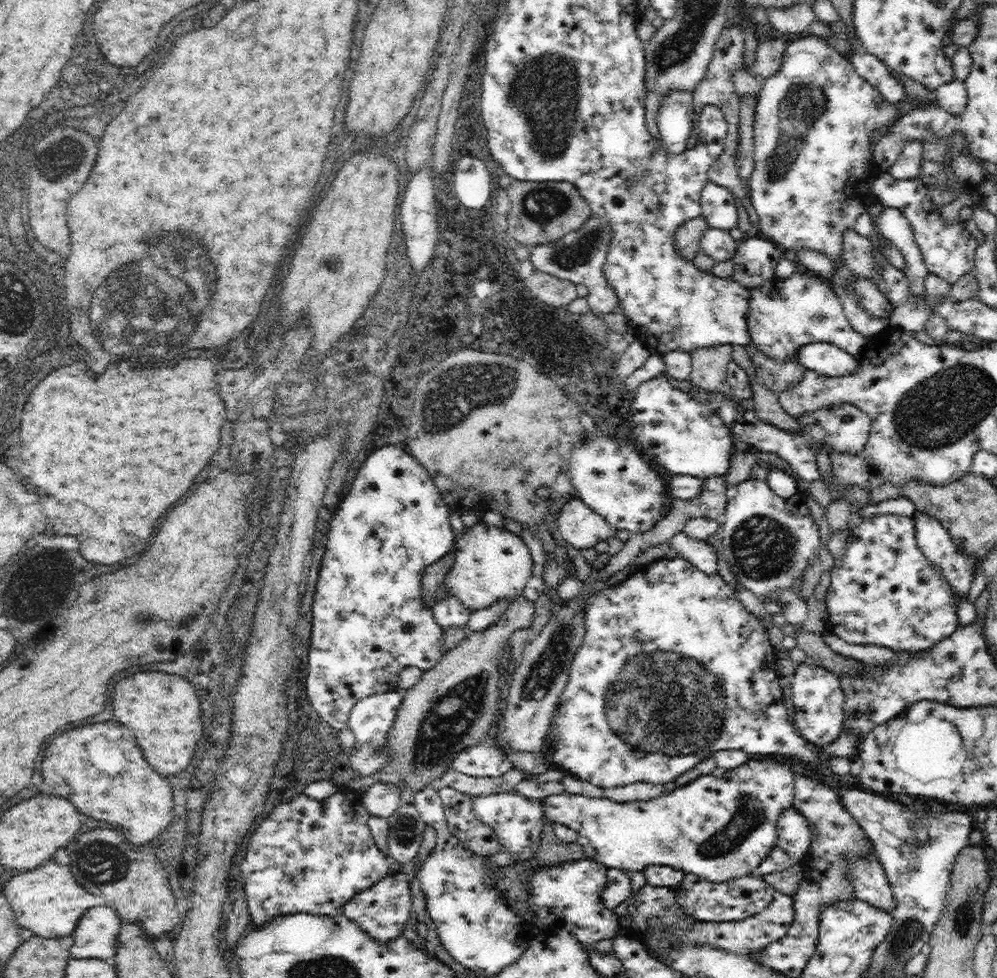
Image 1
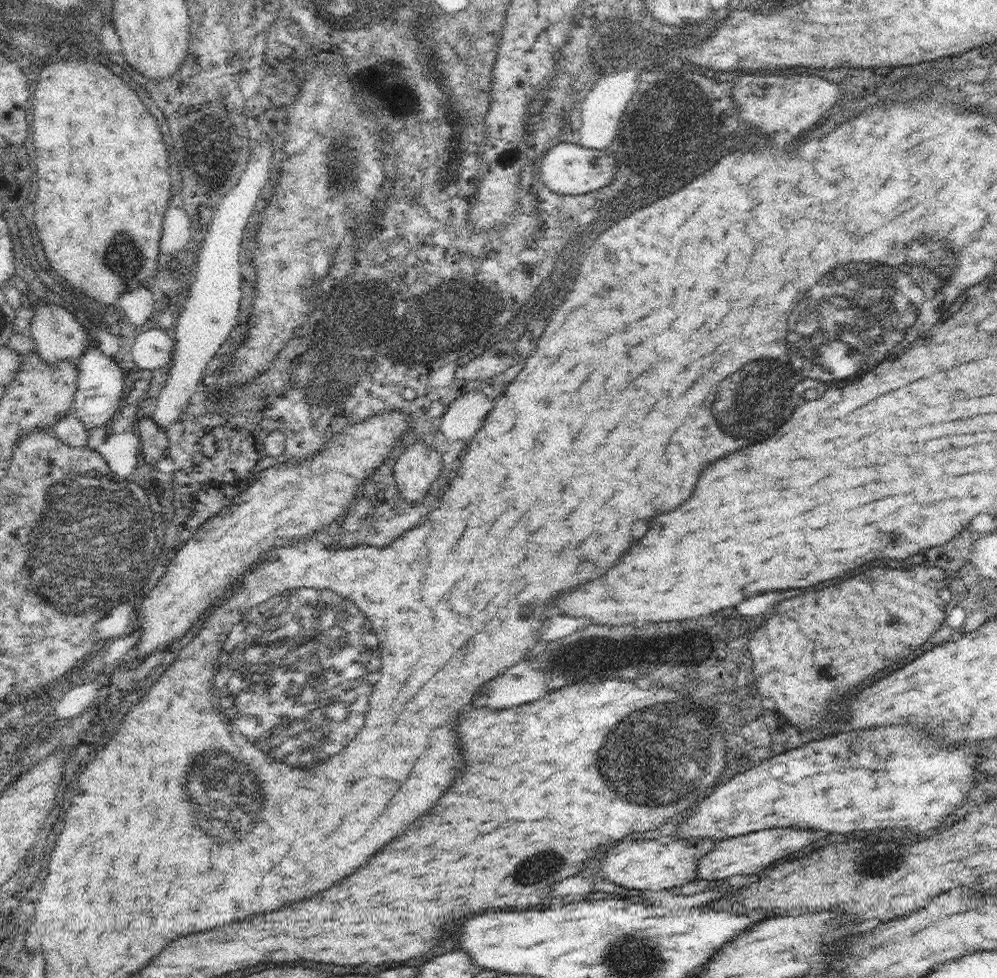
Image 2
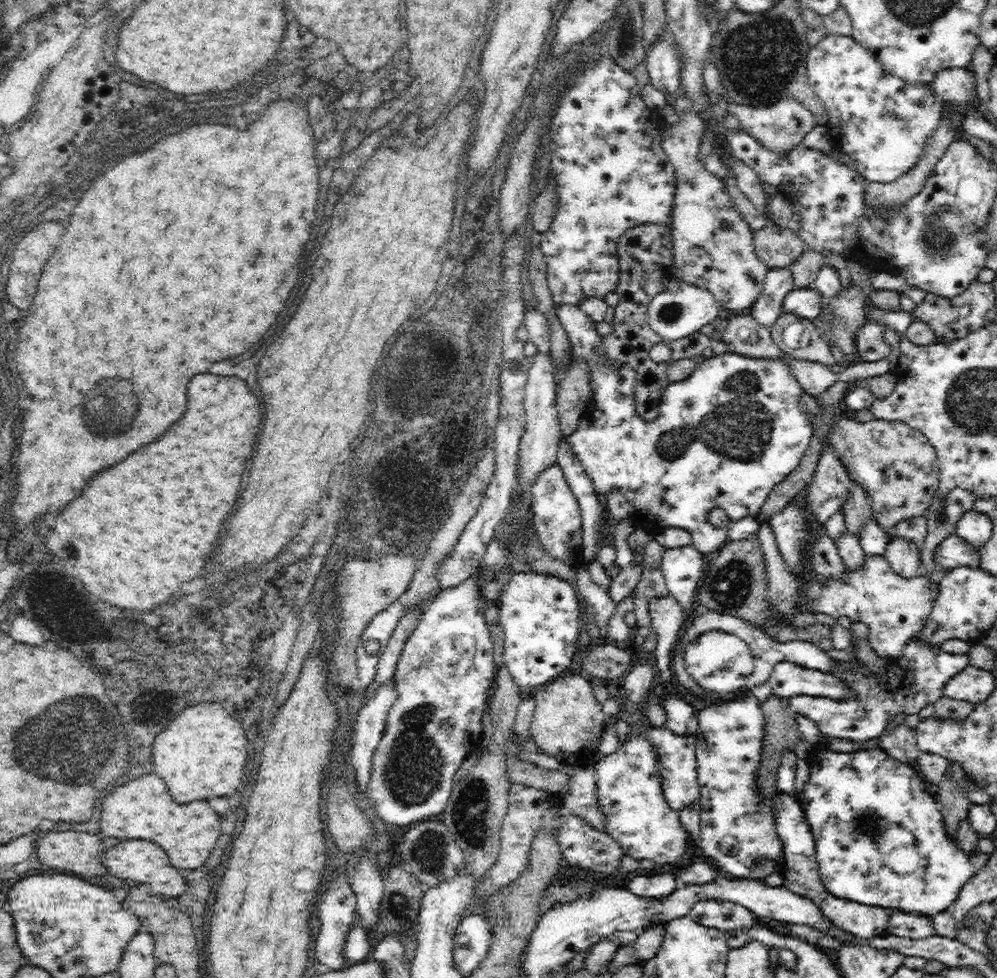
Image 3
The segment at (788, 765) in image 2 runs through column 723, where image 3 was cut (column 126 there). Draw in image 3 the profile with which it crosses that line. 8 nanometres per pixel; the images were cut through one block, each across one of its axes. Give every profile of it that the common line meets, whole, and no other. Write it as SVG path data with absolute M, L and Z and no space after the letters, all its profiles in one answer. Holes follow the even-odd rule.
M144 774L108 794L102 804L100 828L100 834L106 838L148 838L158 842L166 850L170 864L176 868L200 868L220 836L218 814L210 810L206 800L176 804L156 774Z

